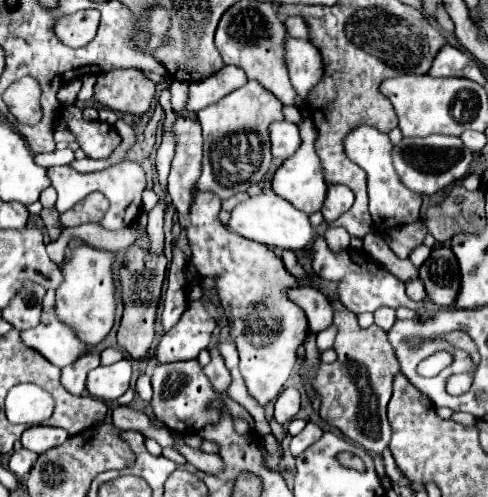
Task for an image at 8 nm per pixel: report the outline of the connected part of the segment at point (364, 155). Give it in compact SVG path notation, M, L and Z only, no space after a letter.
M358 127L346 137L346 155L360 165L368 175L368 197L370 197L370 215L374 219L374 225L378 231L390 229L398 223L410 223L418 219L422 195L410 191L402 185L400 177L396 175L394 163L392 163L392 143L386 133L376 131L374 127Z

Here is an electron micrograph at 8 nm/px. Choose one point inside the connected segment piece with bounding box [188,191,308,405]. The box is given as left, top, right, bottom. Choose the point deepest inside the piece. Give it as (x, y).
(266, 326)

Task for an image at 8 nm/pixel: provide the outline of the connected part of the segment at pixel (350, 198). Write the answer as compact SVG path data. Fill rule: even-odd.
M328 185L328 195L322 207L322 215L326 221L338 219L344 211L348 211L354 203L354 193L344 185Z

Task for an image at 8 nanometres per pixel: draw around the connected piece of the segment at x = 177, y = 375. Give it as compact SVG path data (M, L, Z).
M180 361L180 363L168 363L166 367L154 367L152 371L152 387L154 387L154 397L150 401L152 405L152 415L154 419L162 421L170 431L182 433L182 435L192 435L202 431L206 425L216 425L222 417L218 409L212 407L212 401L222 399L224 409L230 413L234 421L234 429L238 435L250 435L254 433L254 419L252 415L236 401L232 401L226 393L218 393L210 379L204 375L200 363L194 361Z

